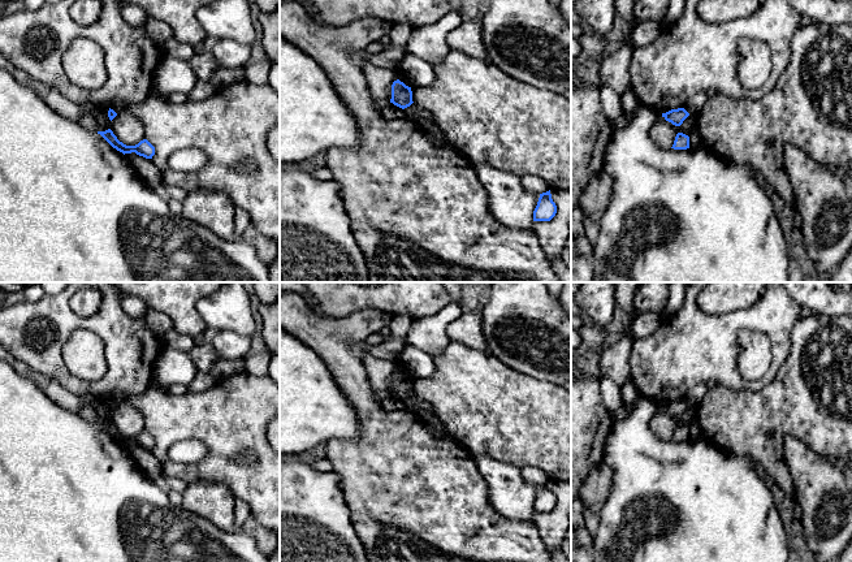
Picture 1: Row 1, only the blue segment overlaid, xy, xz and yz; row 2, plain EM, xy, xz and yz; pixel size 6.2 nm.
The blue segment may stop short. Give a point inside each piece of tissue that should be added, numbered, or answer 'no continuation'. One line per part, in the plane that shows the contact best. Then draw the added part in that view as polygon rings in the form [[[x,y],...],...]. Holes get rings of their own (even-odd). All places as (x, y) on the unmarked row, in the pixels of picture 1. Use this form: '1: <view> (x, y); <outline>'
no continuation

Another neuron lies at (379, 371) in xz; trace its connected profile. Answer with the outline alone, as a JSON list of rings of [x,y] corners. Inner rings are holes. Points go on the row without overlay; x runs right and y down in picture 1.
[[[362,350],[360,360],[367,372],[372,389],[381,397],[388,397],[390,394],[392,376],[394,372],[399,371],[406,377],[411,379],[399,359],[382,359]]]

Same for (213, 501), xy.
[[[195,480],[182,493],[182,507],[226,532],[234,532],[234,506],[237,497],[220,481]]]

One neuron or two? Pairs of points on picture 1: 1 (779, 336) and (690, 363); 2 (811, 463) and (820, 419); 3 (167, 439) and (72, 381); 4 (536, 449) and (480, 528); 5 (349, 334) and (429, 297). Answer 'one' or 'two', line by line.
1: one
2: two
3: two
4: two
5: two

